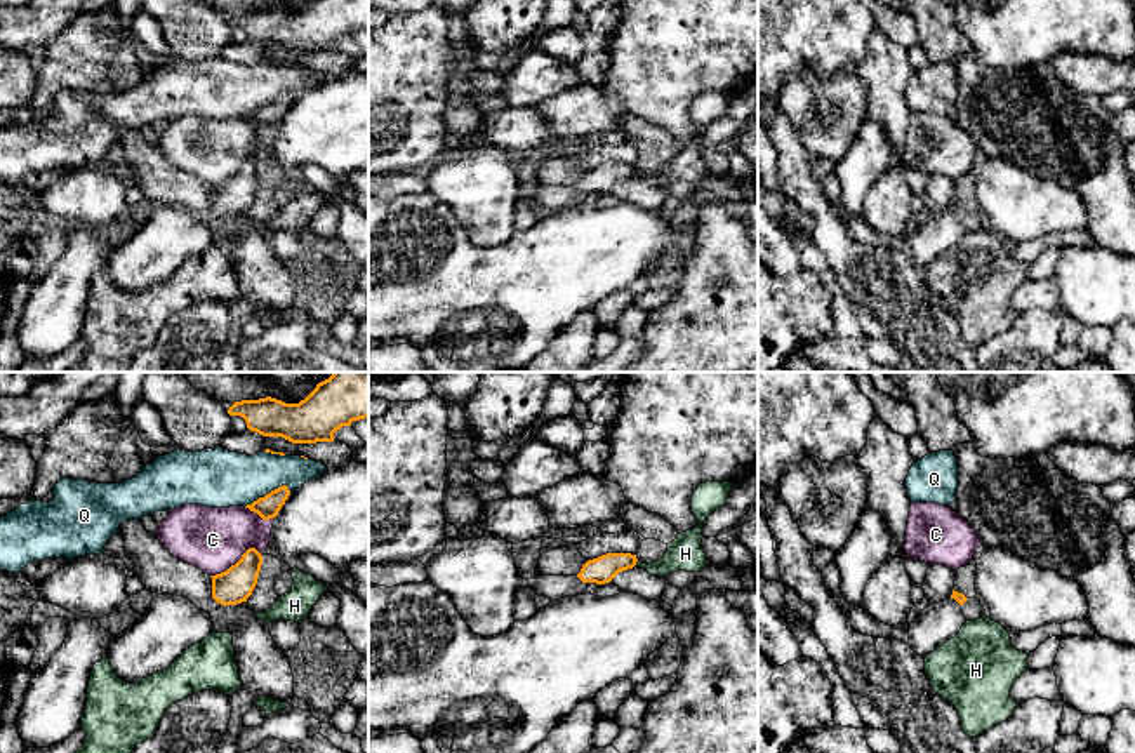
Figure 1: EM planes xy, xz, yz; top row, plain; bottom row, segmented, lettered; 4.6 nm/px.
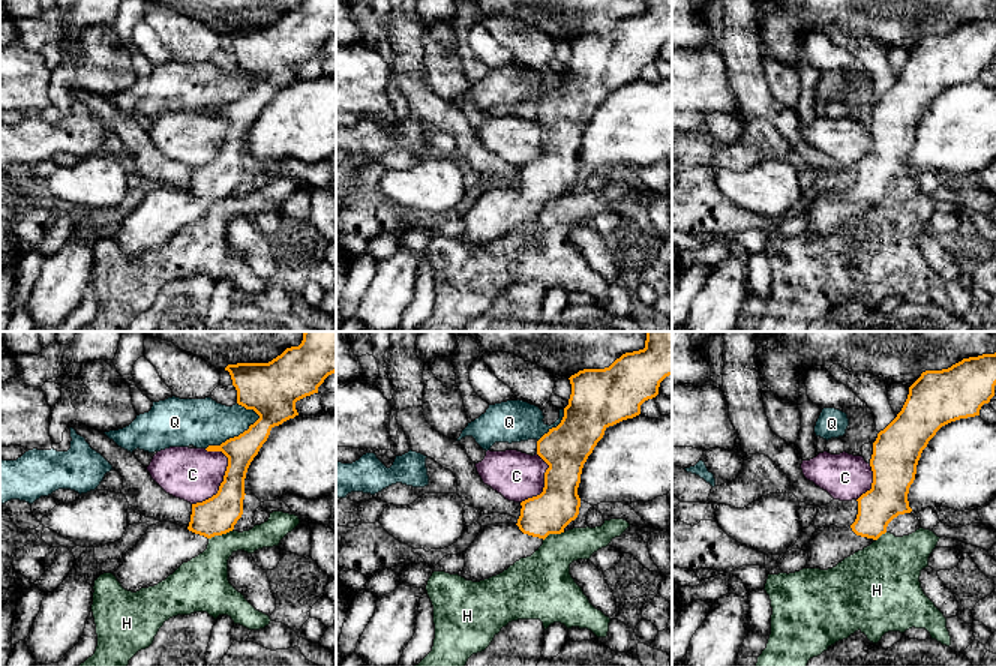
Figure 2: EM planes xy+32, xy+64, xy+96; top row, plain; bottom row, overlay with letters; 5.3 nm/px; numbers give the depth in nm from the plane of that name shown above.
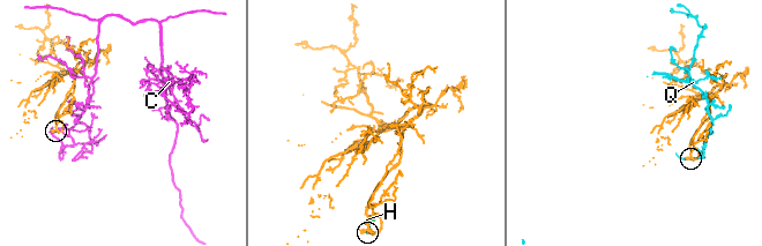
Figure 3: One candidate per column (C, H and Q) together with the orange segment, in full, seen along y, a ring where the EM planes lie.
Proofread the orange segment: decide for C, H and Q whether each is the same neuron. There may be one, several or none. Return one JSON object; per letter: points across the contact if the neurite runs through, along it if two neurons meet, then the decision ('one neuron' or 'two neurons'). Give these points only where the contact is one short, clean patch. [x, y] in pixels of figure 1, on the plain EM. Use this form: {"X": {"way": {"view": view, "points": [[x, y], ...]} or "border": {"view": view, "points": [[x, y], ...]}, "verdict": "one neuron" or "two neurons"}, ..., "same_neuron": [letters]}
{"C": {"verdict": "two neurons"}, "H": {"border": {"view": "xz", "points": [[637, 171], [633, 176]]}, "verdict": "two neurons"}, "Q": {"verdict": "two neurons"}, "same_neuron": []}

